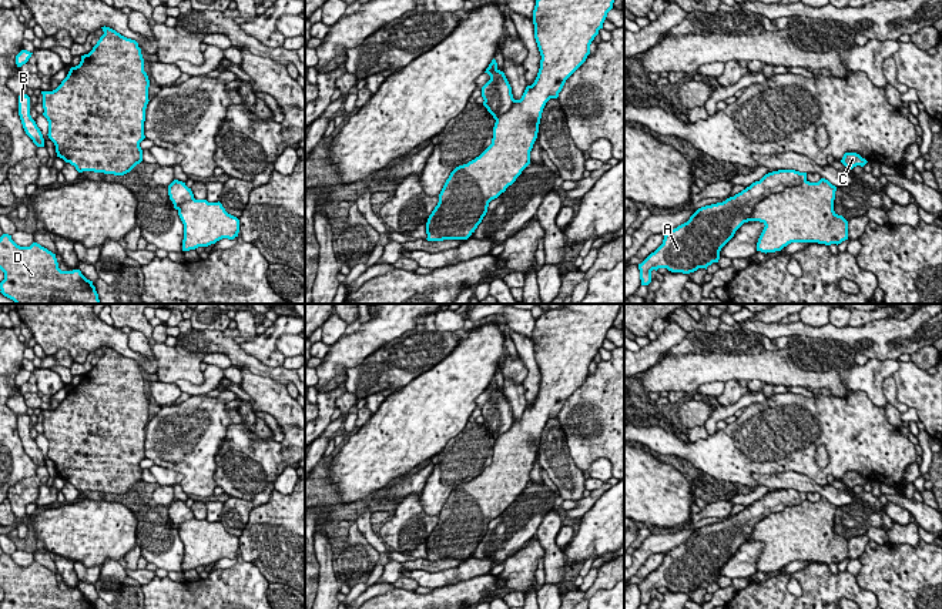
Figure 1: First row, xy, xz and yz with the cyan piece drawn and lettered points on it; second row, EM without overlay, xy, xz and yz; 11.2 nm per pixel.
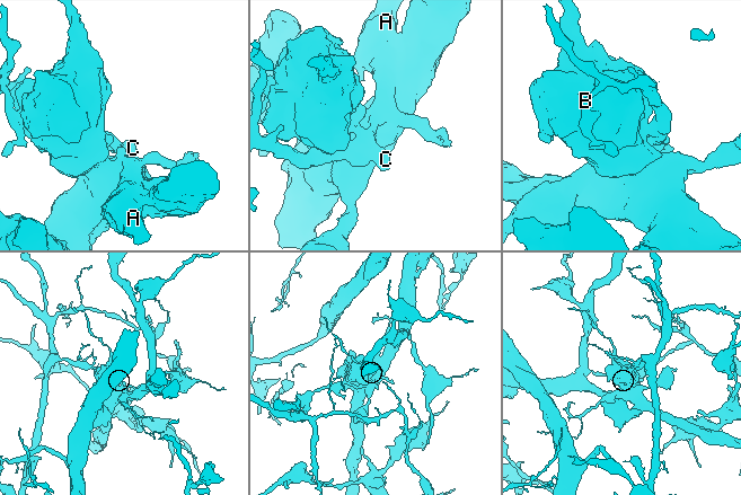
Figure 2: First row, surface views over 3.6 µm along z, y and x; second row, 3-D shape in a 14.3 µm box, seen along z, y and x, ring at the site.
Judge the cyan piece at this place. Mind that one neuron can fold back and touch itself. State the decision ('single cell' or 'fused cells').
fused cells

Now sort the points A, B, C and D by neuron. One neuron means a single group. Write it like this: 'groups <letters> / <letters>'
groups A B C / D

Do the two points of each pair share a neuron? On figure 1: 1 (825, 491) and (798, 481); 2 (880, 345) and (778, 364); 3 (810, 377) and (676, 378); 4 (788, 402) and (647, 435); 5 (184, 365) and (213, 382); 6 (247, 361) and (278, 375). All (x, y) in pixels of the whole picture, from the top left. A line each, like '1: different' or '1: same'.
1: same
2: different
3: same
4: same
5: different
6: same

